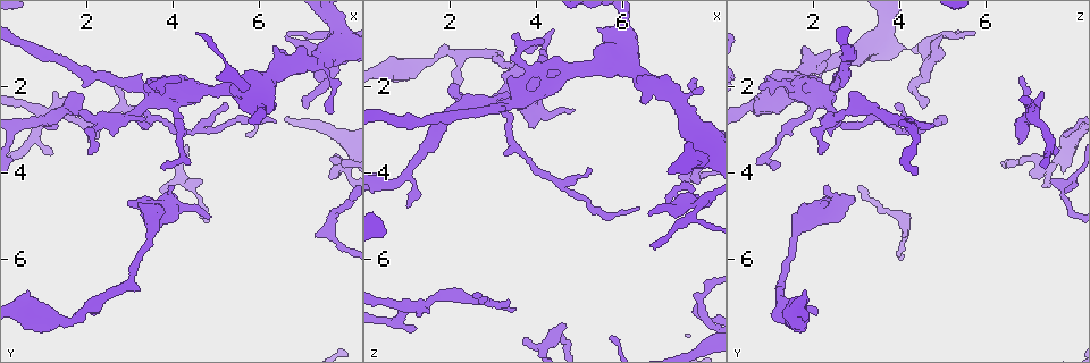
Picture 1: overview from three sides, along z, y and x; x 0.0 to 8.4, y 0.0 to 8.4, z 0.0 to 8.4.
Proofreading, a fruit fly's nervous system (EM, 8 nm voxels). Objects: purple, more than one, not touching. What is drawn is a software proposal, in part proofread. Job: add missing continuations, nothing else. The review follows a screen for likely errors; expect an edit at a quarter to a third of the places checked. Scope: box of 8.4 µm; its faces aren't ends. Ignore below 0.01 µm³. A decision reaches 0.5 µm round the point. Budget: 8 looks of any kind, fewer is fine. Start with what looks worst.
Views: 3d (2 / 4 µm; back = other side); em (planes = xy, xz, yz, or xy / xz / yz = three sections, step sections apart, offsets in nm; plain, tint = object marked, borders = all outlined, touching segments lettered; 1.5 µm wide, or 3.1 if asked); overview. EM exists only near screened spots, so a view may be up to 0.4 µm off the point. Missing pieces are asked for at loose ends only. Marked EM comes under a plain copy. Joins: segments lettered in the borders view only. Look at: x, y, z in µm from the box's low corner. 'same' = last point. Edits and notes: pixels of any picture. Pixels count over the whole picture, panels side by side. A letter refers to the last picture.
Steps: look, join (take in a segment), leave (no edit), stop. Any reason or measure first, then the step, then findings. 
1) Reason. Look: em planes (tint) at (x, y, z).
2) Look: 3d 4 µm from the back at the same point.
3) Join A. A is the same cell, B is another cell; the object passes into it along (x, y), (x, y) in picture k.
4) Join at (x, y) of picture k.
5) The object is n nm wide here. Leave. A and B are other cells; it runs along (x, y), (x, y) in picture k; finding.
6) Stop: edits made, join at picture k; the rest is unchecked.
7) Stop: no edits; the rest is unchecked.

Stops while still wide. Look: 3d 4 µm at (4.05, 4.30, 2.40).

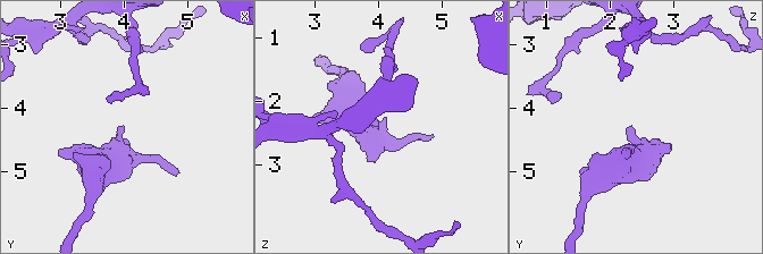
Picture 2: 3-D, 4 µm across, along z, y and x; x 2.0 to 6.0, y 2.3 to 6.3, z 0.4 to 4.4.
Shape alone is not enough. Look: em xz step 8 (tint) at (4.05, 4.30, 2.35).

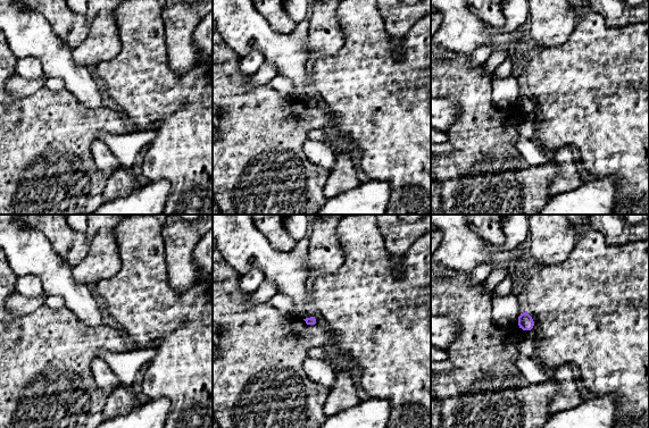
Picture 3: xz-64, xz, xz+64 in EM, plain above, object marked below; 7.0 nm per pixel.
Another direction. Look: em planes (borders) at the same point.

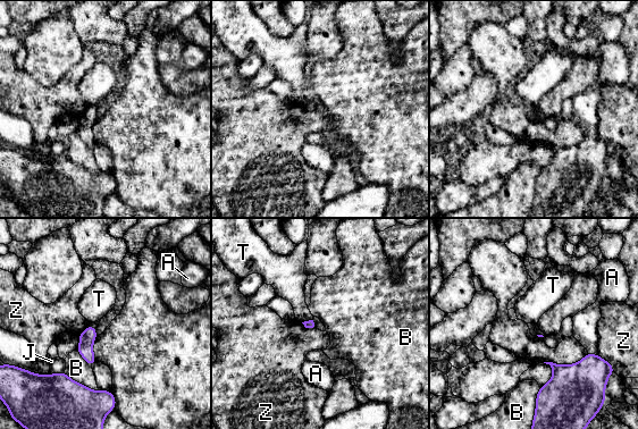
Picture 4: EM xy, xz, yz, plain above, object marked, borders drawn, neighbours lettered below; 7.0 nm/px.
Leave. A, B, J, T and Z are other cells; a border runs along (95, 326), (87, 326), (78, 335) in picture 4; none of them fits.

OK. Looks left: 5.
An open end. Look: em planes (borders) at (2.15, 7.30, 2.10).

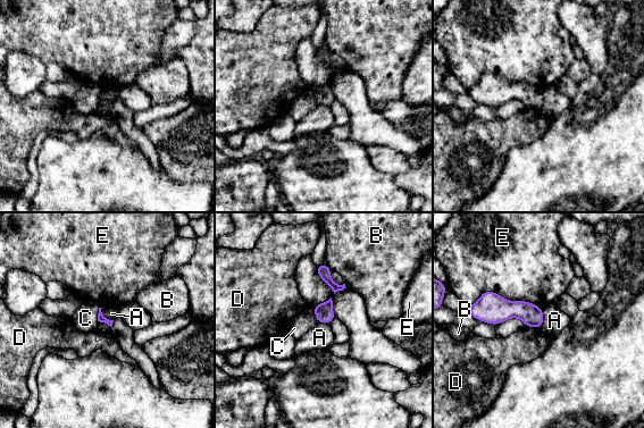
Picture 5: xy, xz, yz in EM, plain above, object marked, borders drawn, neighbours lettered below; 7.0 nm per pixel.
Leave. A, B, C, D and E are other cells; a border runs along (525, 325), (533, 326), (536, 329) in picture 5; no lettered segment goes on from it.

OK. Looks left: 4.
Tapers out. Look: em planes (borders) at (3.50, 2.80, 7.15).

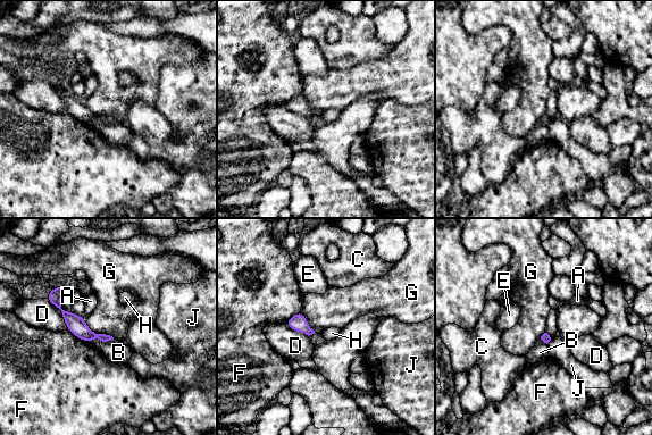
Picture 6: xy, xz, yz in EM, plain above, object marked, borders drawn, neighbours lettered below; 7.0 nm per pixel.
Join B. B is the same cell, A, C, D, E, F, G, H and J are other cells; the object passes into it along (76, 325), (101, 340), (118, 352) in picture 6; it goes on there.

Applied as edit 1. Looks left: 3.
See it whole again. Look: overview.

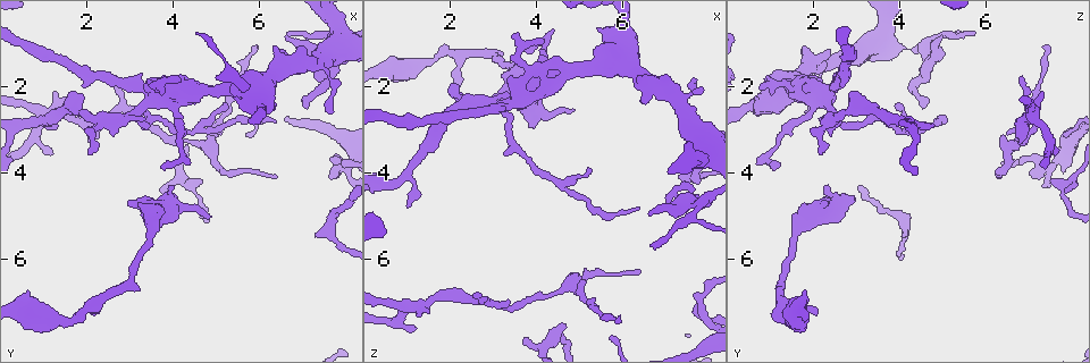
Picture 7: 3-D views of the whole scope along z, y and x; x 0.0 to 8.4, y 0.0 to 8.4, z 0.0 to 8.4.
Free end. Look: em xy step 4 (tint) at (2.00, 3.60, 2.15).

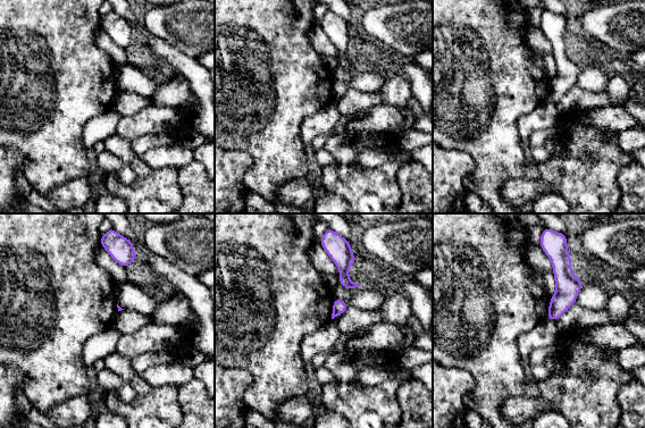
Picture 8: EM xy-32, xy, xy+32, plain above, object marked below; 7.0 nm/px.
Look: em planes (borders) at the same point.

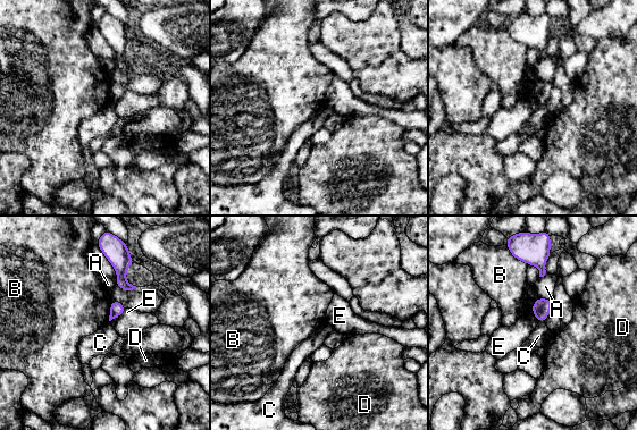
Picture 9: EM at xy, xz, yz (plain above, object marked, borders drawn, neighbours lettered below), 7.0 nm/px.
Leave. A, B, C, D and E are other cells; a border runs along (111, 300), (108, 320) in picture 9; none of them fits.

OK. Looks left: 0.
Stop: edits made, join at picture 6; the rest is unchecked.

